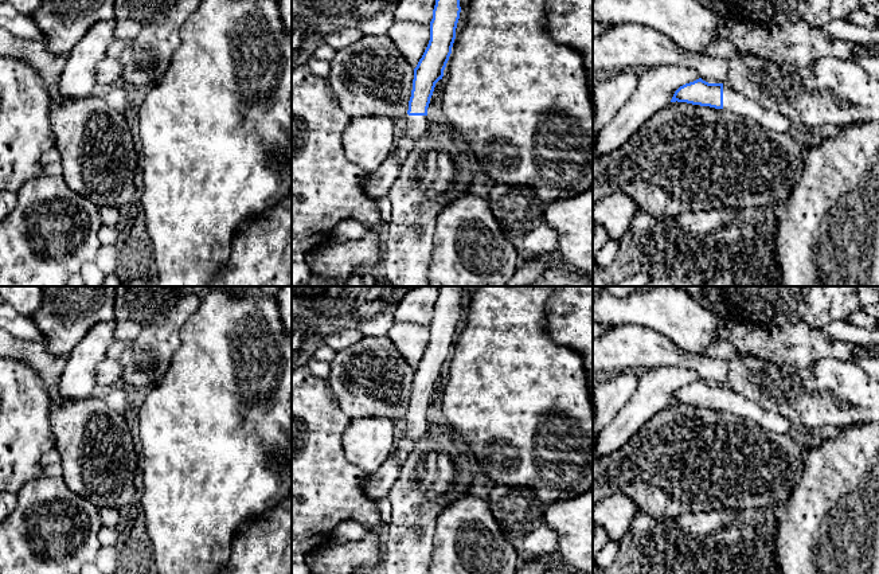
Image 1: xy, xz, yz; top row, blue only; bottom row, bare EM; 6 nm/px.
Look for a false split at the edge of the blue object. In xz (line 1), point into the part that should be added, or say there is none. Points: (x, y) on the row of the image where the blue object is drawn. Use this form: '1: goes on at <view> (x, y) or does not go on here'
1: goes on at xz (413, 127)

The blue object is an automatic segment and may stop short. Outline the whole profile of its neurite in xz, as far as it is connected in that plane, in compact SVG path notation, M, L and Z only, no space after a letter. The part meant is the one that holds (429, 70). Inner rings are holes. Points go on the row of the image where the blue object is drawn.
M435 0L430 22L430 40L414 69L409 110L401 122L401 136L395 142L399 164L405 163L414 141L433 125L427 108L435 83L442 79L452 54L460 12L460 0Z

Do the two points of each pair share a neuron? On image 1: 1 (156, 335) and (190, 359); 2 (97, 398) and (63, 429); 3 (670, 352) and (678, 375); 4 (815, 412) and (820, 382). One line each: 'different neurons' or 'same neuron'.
1: different neurons
2: same neuron
3: different neurons
4: same neuron

